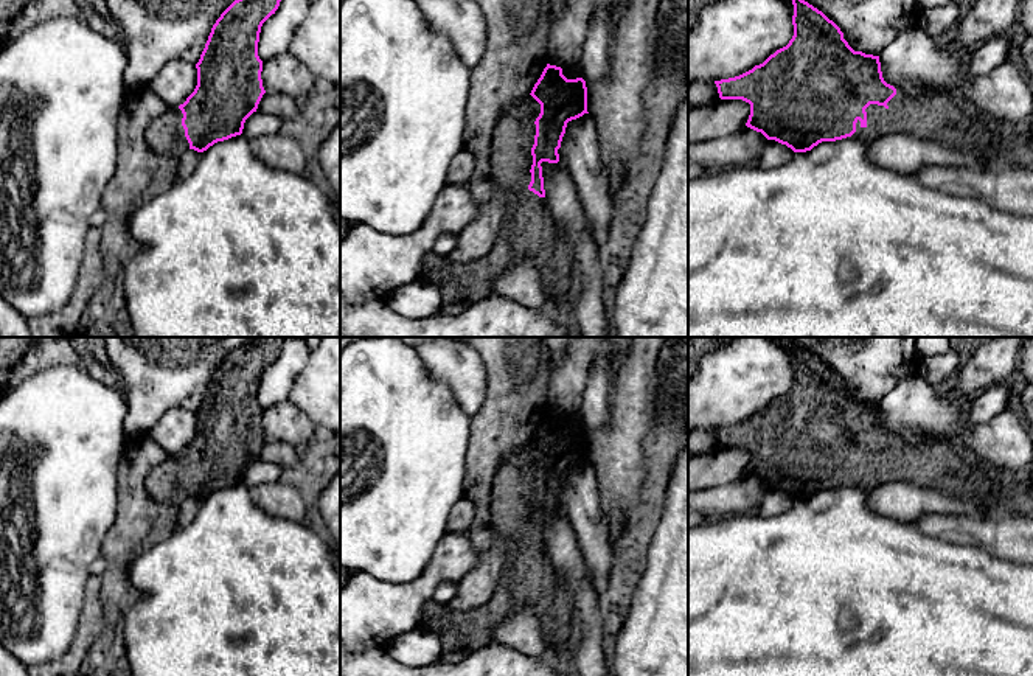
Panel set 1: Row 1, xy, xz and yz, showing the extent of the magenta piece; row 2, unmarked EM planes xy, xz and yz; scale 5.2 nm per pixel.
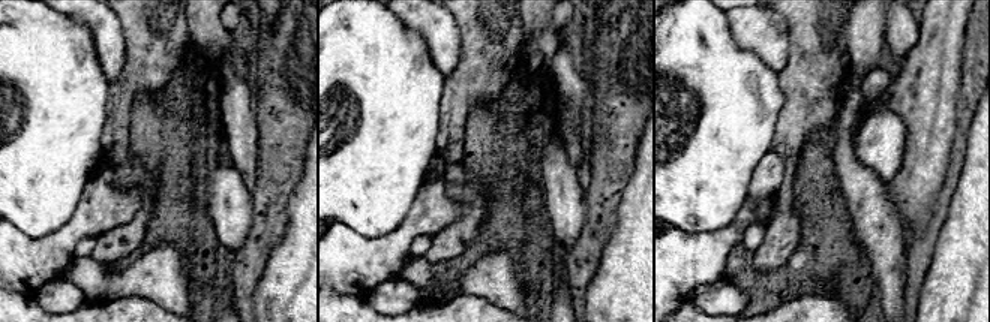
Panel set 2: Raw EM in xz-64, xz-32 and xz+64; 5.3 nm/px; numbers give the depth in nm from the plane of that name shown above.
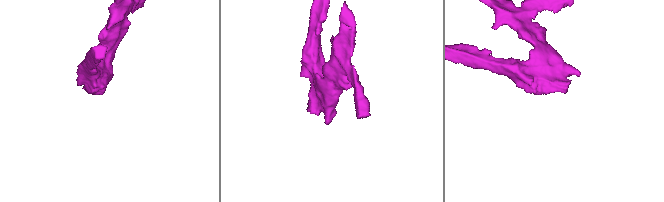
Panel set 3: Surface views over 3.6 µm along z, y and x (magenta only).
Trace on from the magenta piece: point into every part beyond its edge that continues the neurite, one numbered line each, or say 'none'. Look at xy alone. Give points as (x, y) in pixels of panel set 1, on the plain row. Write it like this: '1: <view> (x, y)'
1: xy (165, 484)

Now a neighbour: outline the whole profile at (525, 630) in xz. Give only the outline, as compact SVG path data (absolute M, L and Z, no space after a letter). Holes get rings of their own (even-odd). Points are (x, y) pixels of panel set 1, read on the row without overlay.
M523 608L496 626L494 643L506 645L527 656L553 660L545 642L547 629L547 615L539 614L534 608Z

